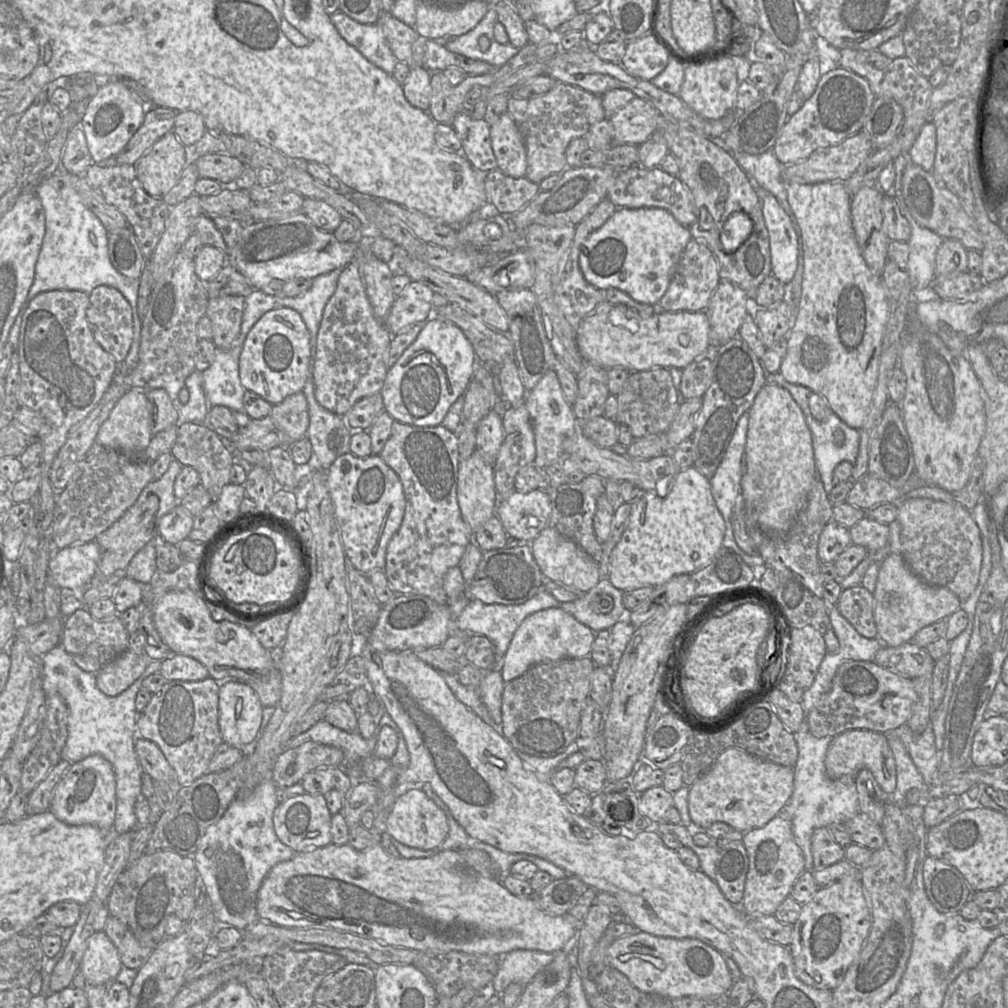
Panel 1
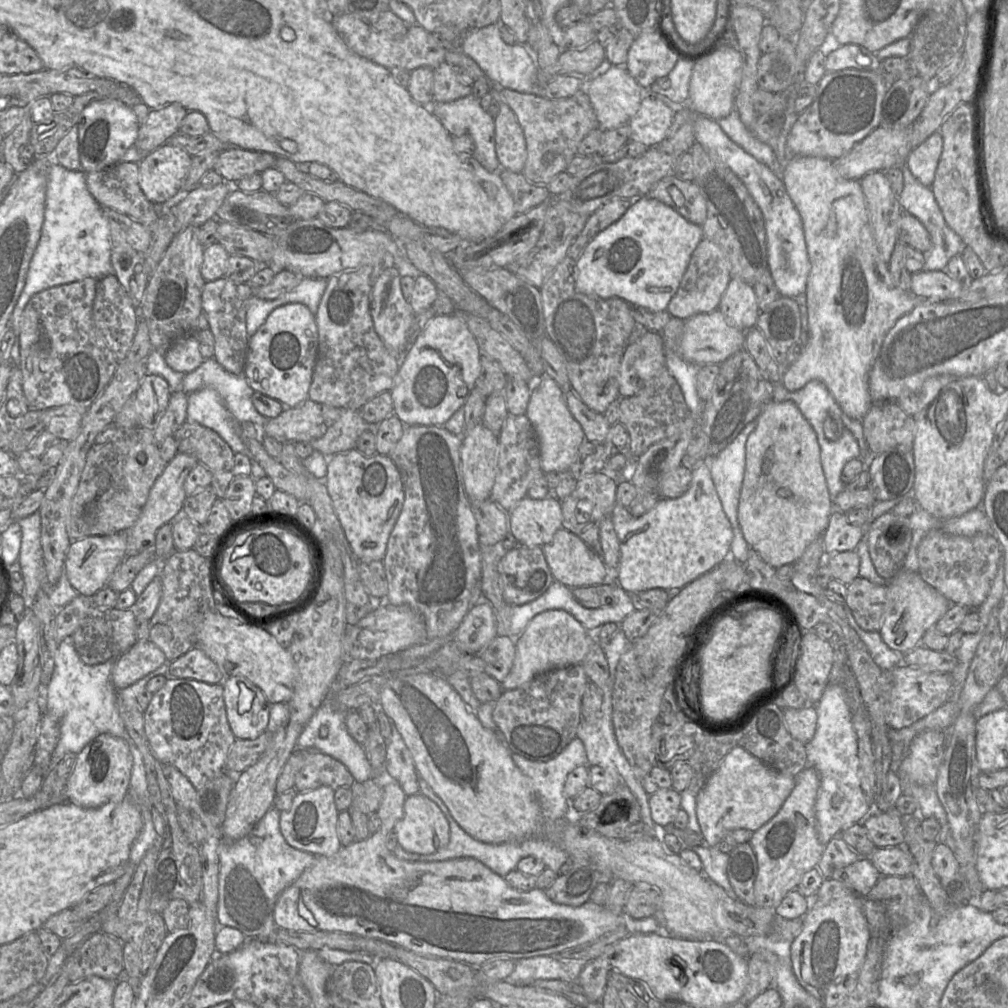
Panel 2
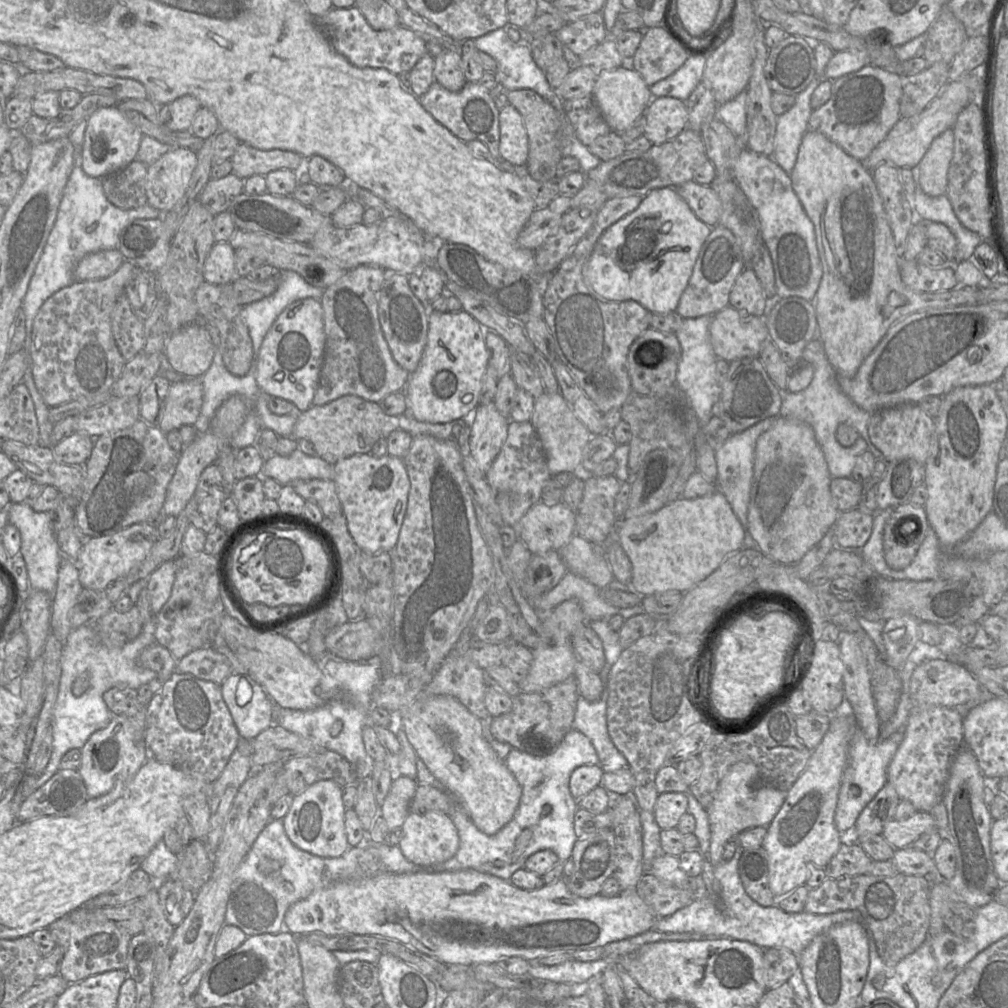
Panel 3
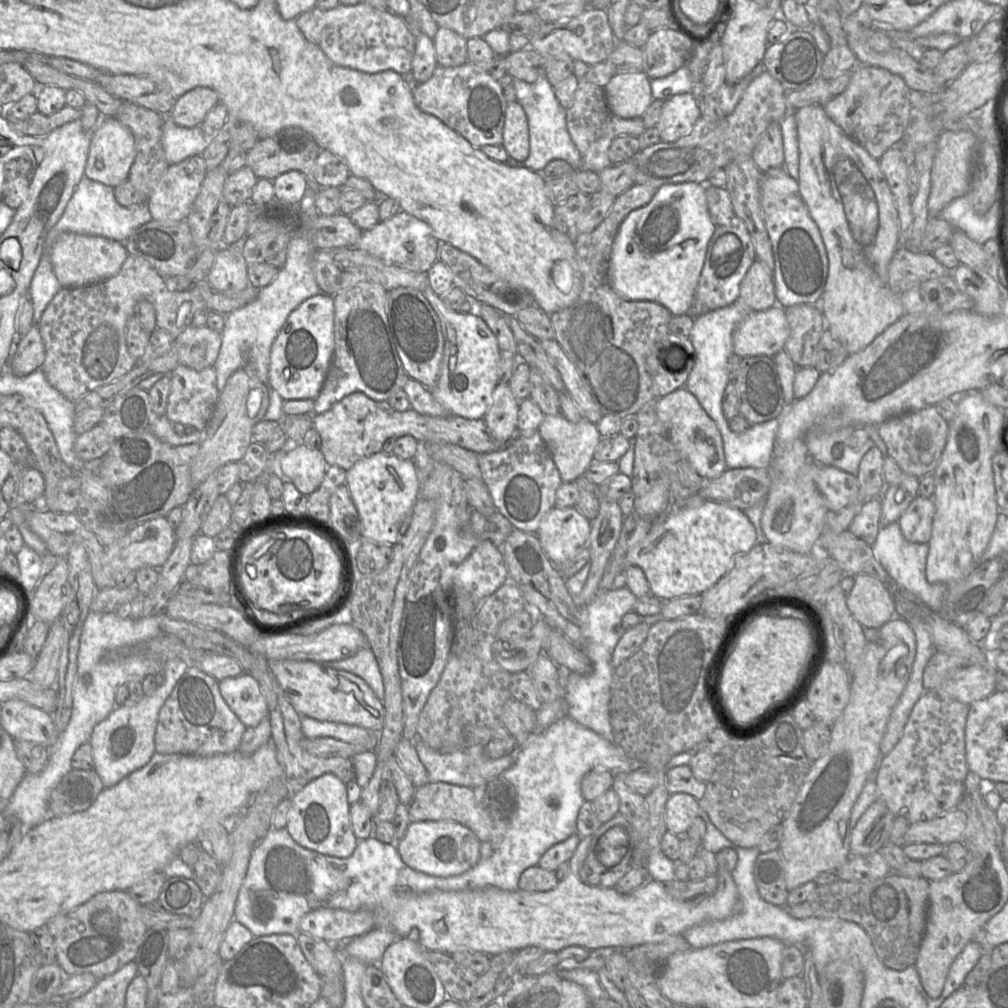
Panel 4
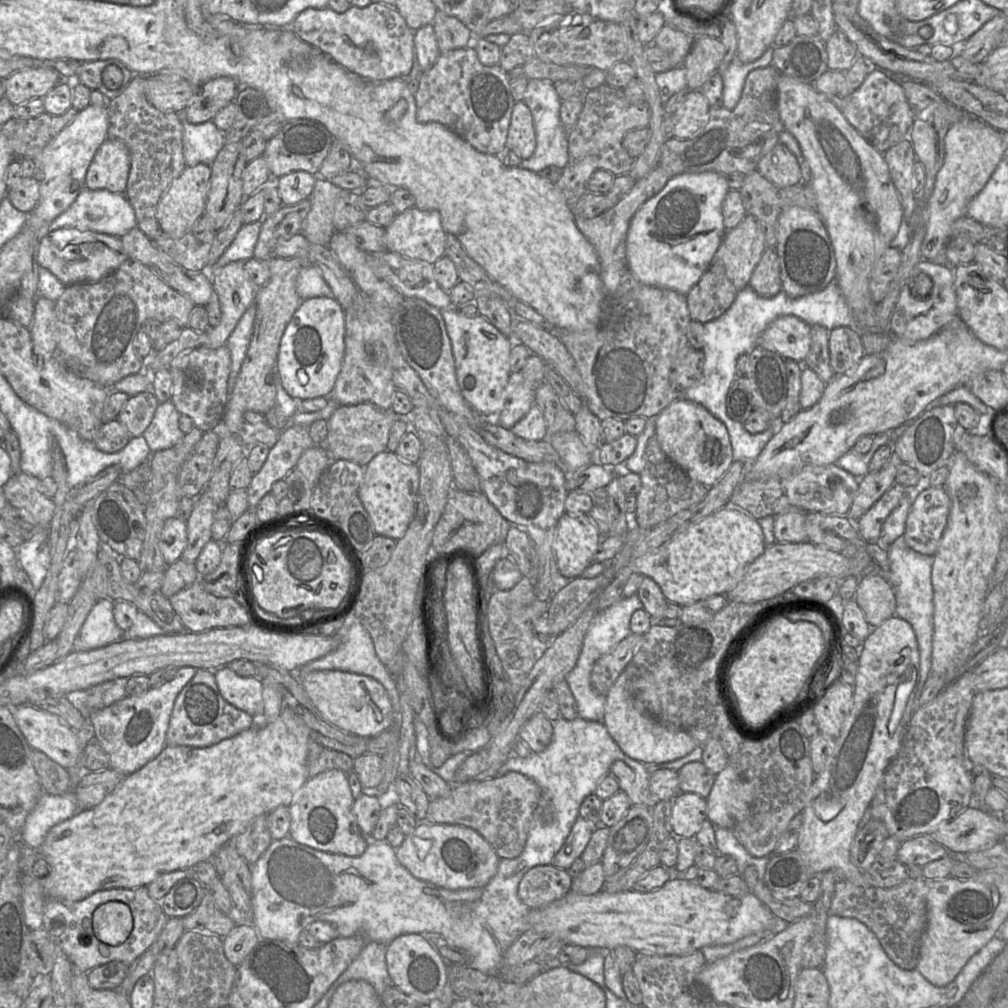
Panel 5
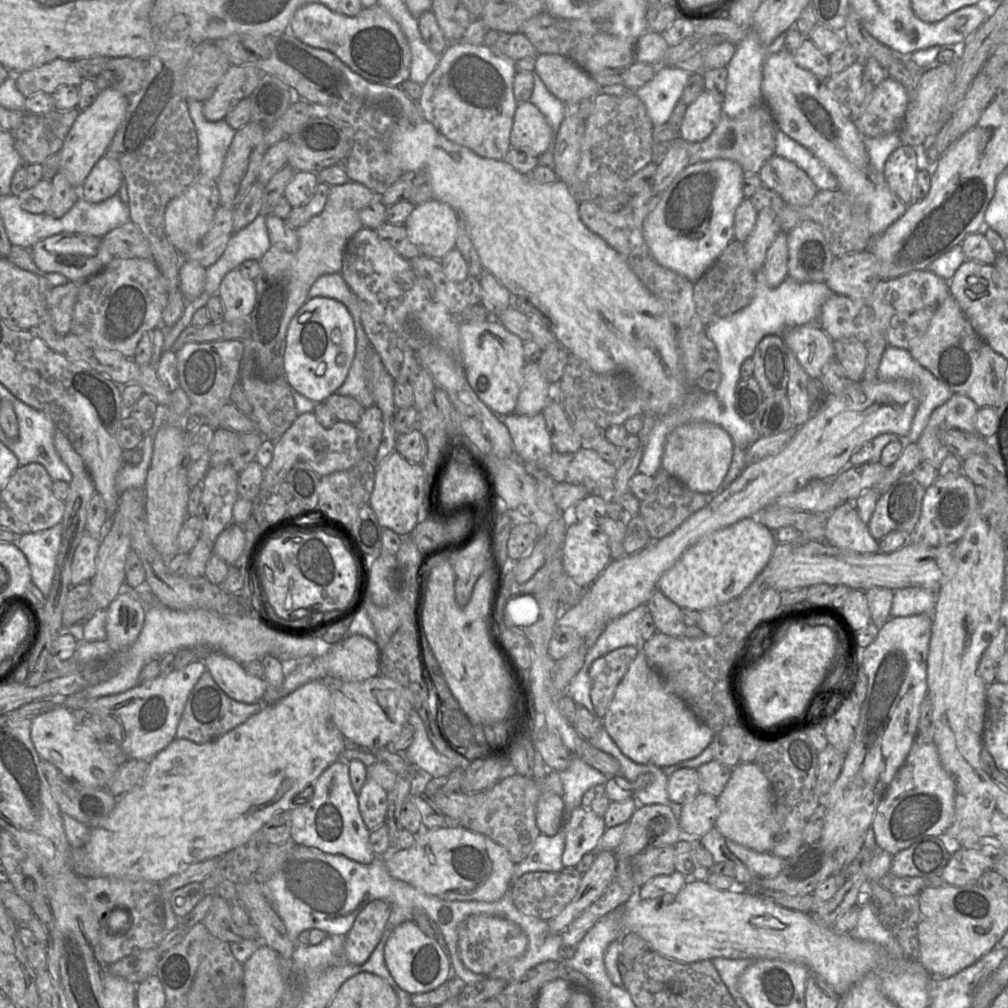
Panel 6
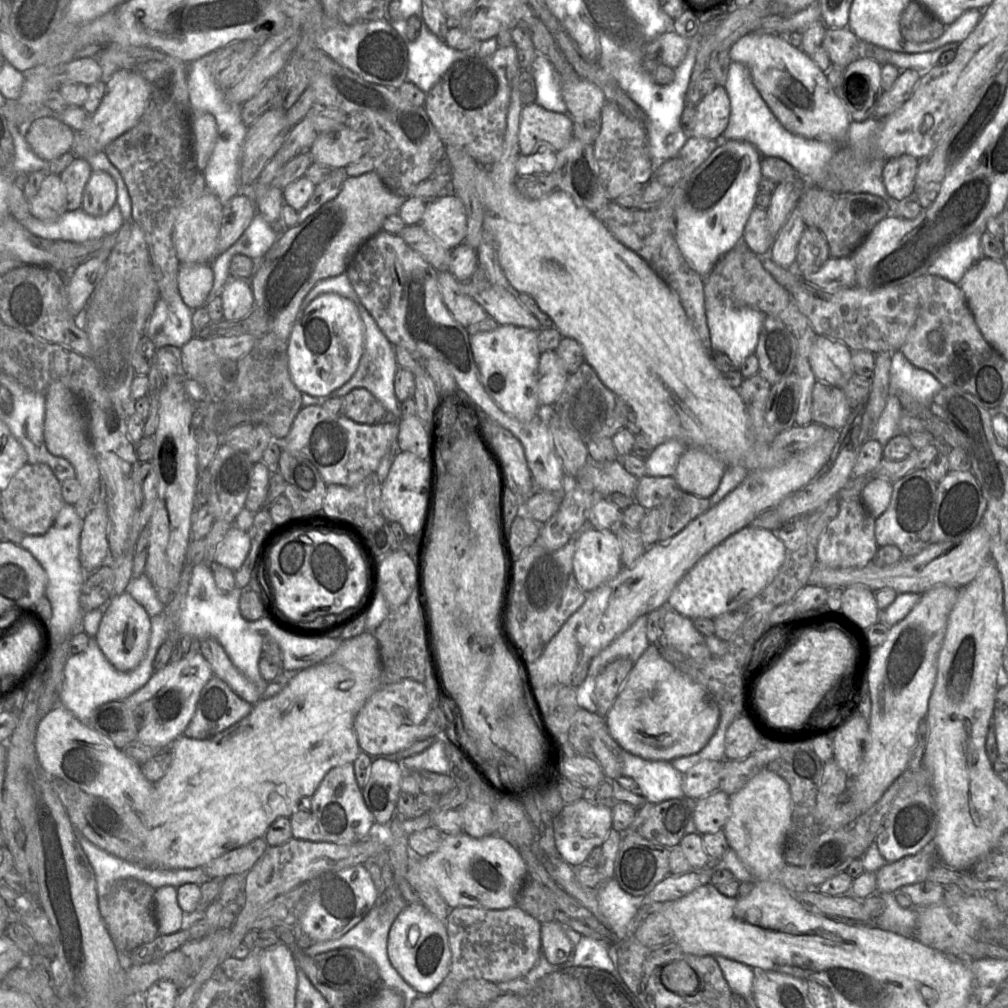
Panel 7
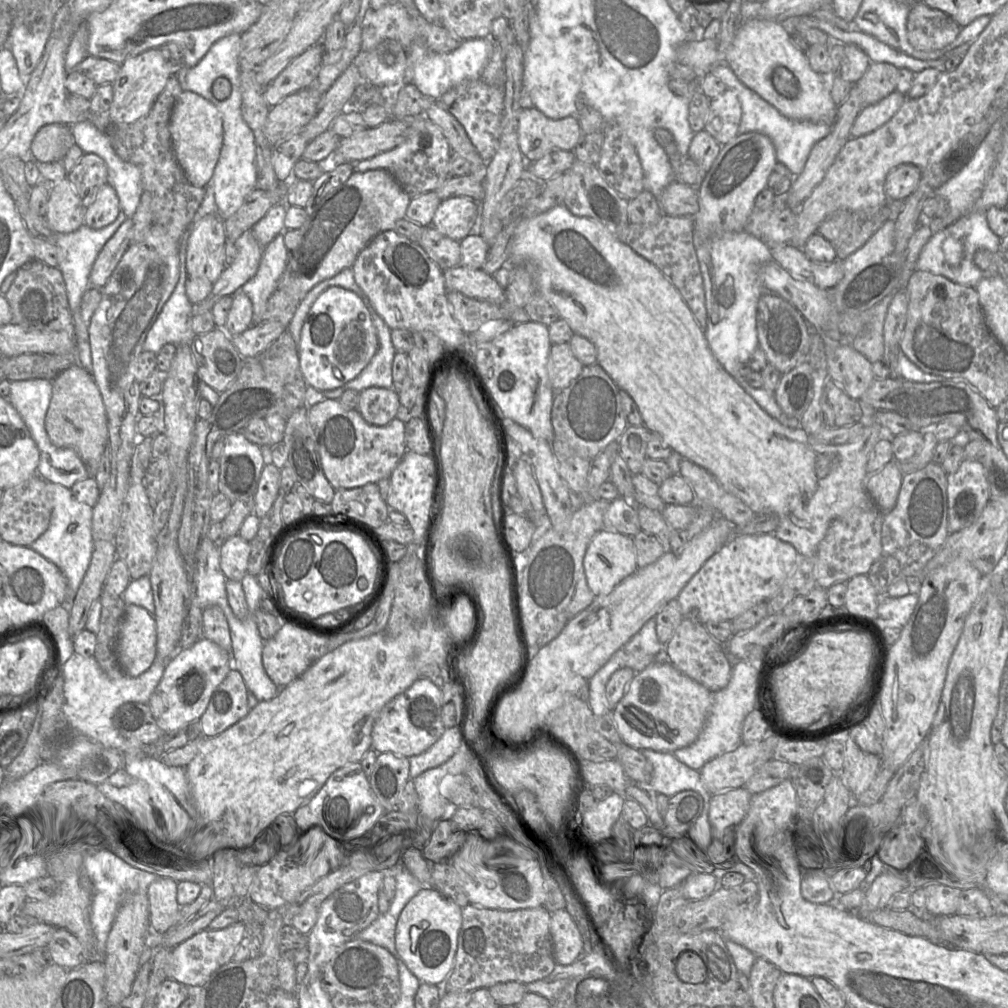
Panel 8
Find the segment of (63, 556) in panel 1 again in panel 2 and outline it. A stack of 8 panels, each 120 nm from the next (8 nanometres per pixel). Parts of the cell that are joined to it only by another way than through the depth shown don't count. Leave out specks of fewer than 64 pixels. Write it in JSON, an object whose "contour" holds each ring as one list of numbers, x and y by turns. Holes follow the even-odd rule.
{"contour":[[124,532,107,536,90,536,71,542,63,570,78,595,92,598,107,585,111,575,126,557,127,542]]}

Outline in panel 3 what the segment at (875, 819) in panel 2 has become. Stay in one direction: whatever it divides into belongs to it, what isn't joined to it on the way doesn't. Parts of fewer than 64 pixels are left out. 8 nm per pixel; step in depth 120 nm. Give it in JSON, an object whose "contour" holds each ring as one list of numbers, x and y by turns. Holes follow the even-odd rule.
{"contour":[[915,812,906,820,888,822,881,835,895,849,909,847,925,832,938,830,934,817,929,812]]}

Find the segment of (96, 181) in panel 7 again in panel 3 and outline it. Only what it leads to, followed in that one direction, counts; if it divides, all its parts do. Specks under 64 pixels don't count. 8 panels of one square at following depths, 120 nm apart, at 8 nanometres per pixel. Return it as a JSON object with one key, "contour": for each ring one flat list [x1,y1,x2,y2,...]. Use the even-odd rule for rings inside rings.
{"contour":[[104,107,87,120,80,166,88,176,101,179,135,160,143,134,129,117,116,107]]}

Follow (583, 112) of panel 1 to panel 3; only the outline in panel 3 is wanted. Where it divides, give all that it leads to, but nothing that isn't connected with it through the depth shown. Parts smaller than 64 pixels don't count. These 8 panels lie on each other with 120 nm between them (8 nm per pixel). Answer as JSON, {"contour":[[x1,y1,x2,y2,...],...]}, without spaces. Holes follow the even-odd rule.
{"contour":[[530,89,507,91,509,104,521,114,528,134,529,155,526,163,529,175,537,181,558,180,556,168,564,157,560,148,558,132,561,127,561,114,543,97]]}

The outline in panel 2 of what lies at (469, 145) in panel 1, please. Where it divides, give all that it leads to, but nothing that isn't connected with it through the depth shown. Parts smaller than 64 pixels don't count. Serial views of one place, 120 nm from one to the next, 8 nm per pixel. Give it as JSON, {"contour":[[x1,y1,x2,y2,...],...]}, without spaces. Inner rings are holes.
{"contour":[[472,94,451,102,435,102,429,106,431,112,440,120,449,134,453,136,469,136,475,143,473,156,489,172,499,174,501,164,496,155,495,118,480,105,480,99]]}

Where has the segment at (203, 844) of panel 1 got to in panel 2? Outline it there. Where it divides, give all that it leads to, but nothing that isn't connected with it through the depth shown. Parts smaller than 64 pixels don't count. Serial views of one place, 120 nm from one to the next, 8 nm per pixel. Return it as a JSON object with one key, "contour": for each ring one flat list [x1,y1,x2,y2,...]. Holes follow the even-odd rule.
{"contour":[[270,808,252,831,240,840,229,842,222,838,219,850,219,881,217,923,219,926,229,926,240,930,247,939,269,936,276,928,274,921,274,908,276,902,290,884,317,860,315,856,306,851,290,846,280,830,280,811]]}

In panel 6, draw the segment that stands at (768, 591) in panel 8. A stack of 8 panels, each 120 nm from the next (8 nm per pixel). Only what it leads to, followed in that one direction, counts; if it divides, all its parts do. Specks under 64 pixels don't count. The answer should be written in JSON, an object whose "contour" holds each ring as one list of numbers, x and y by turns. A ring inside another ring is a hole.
{"contour":[[756,517,715,531,690,546,658,580,659,589,680,608,701,612,739,597,763,571,777,542,774,532]]}

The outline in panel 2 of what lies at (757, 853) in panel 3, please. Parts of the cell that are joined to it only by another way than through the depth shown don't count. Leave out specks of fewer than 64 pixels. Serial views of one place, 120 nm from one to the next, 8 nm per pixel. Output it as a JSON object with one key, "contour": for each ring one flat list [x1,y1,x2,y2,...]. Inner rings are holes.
{"contour":[[751,844,737,845,729,853,727,876,738,899,748,906,756,906,754,884,757,873,757,858]]}

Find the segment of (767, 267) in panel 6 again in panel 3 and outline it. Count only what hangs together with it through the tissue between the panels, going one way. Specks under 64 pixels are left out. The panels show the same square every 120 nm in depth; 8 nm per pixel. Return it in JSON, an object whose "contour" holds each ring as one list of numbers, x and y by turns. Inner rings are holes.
{"contour":[[746,267,736,278,729,294,729,306,748,314,763,317,770,301,751,267]]}

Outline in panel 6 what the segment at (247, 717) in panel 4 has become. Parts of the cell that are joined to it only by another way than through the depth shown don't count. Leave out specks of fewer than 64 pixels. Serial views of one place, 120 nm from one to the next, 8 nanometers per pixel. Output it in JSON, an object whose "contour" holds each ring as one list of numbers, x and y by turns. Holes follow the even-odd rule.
{"contour":[[212,651,204,658,204,664,206,671,231,699,246,704,262,701,268,684,264,678,249,675,237,660,220,651]]}

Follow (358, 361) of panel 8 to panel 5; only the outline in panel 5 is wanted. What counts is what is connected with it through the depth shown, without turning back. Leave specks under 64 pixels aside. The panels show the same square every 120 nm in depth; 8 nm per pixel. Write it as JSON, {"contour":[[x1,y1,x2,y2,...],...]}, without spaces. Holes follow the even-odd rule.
{"contour":[[332,295,301,302,284,330,277,356,281,384,292,398,329,398,344,358,344,336,345,310]]}

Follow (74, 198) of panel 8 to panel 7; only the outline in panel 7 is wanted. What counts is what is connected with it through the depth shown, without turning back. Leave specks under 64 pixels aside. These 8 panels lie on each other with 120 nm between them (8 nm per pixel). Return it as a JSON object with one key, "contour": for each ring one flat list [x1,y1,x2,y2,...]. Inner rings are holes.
{"contour":[[47,173,35,197,28,200,32,216,55,222,67,212,66,188,59,174]]}

